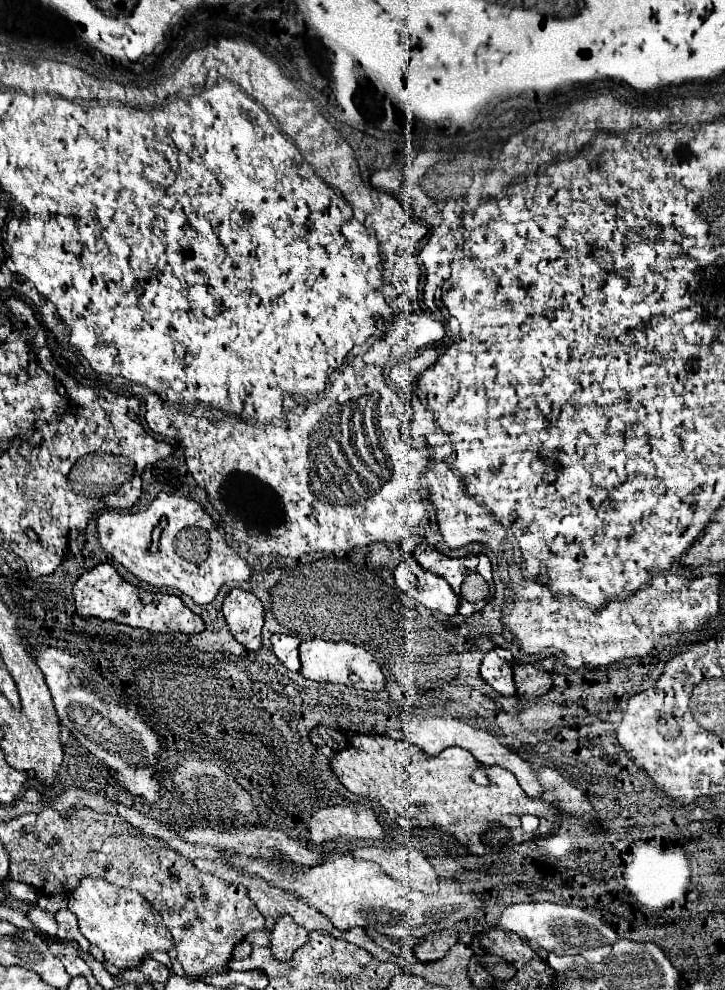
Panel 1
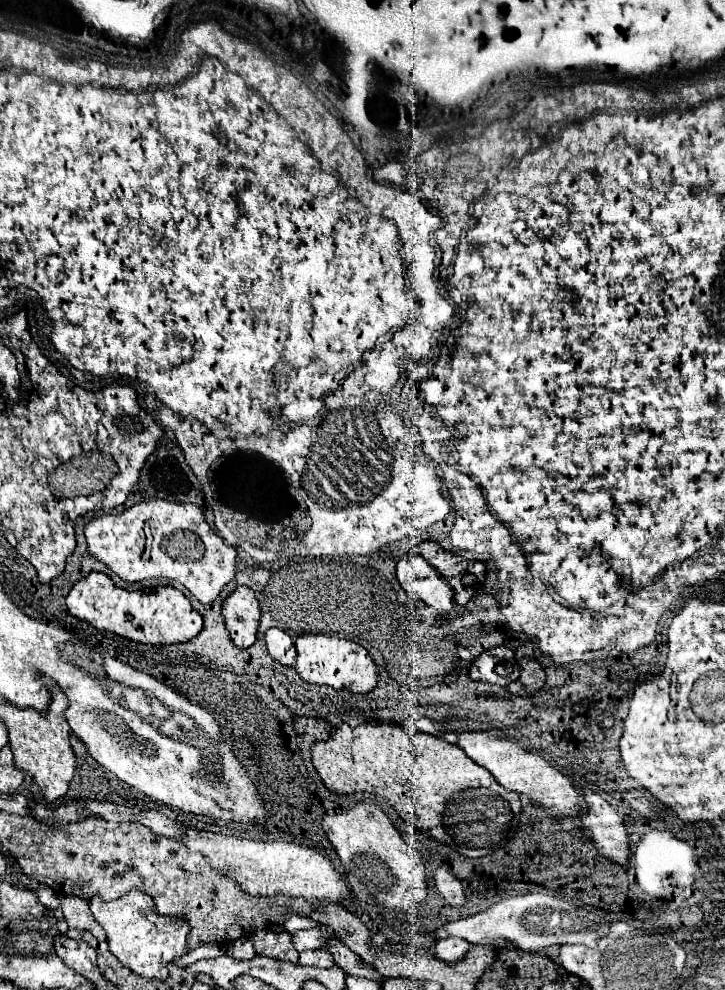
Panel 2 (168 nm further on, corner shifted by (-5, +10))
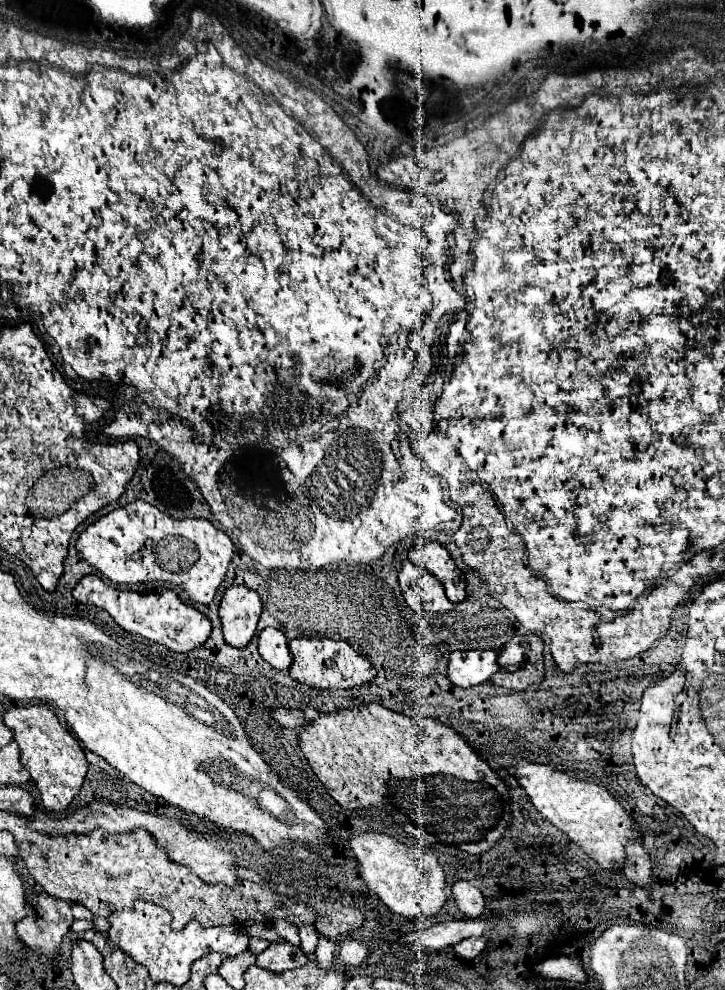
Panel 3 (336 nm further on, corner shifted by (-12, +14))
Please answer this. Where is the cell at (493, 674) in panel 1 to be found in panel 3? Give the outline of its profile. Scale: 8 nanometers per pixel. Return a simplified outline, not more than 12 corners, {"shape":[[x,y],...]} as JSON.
{"shape":[[499,649],[453,651],[447,675],[459,687],[485,683],[501,669]]}

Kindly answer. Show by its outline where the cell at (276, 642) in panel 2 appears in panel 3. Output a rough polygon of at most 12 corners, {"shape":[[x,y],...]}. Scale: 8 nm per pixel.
{"shape":[[275,627],[259,635],[259,653],[271,665],[289,667],[289,639]]}

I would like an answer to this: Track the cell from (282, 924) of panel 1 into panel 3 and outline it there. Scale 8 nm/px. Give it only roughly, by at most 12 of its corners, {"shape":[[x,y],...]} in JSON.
{"shape":[[275,941],[255,965],[281,973],[309,961],[289,941]]}

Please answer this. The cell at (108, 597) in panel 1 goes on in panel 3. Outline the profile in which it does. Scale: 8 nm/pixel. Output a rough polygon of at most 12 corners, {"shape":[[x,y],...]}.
{"shape":[[97,575],[73,589],[125,631],[187,653],[211,621],[177,591],[119,591]]}

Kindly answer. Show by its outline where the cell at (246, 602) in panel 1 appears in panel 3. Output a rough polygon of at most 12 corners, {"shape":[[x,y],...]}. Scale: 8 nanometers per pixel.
{"shape":[[243,585],[225,591],[223,637],[245,647],[261,615],[261,597]]}

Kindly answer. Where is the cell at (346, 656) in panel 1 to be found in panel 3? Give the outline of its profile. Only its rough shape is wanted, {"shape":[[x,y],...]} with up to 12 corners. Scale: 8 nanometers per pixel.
{"shape":[[289,639],[299,683],[351,689],[377,669],[343,639]]}

